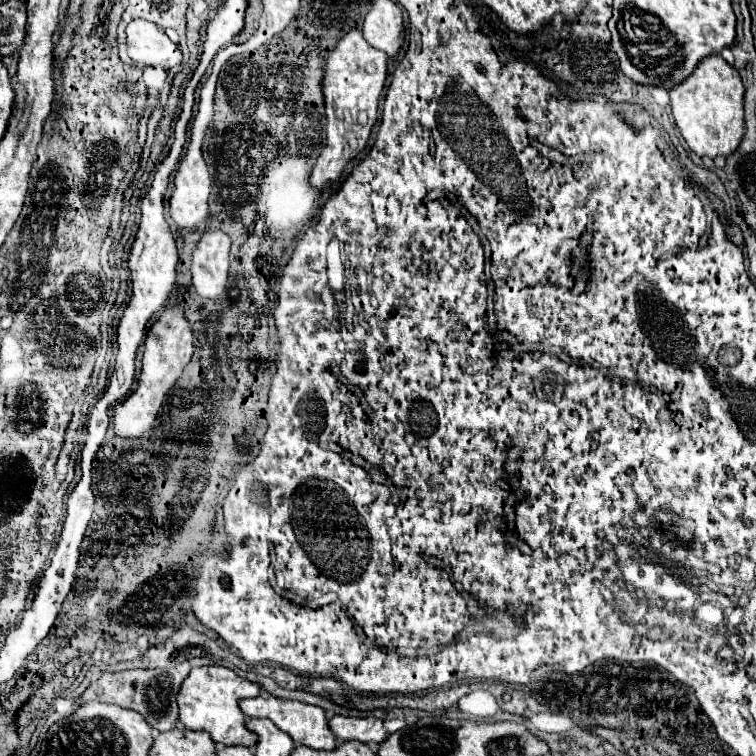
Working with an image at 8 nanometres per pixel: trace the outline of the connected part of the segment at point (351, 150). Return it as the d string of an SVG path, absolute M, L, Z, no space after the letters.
M361 28L349 30L335 46L327 58L323 94L325 94L325 112L327 112L327 144L321 156L315 162L311 172L311 186L323 188L329 182L337 182L347 166L357 154L367 146L373 124L377 122L379 96L383 92L387 78L387 54L369 46L363 38Z

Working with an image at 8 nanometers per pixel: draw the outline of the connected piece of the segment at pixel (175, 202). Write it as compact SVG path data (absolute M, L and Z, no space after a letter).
M181 162L173 178L173 194L169 198L169 216L179 228L197 228L209 218L209 196L211 196L211 176L205 162Z

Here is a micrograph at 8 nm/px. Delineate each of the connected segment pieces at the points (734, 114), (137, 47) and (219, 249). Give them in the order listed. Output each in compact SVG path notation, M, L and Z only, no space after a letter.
M719 54L705 56L685 82L669 90L671 112L687 146L703 156L729 156L743 138L743 84L739 72Z
M135 18L127 26L127 52L135 64L161 66L165 70L181 64L181 50L155 24Z
M207 230L191 260L193 286L203 298L219 298L229 286L229 236L223 230Z

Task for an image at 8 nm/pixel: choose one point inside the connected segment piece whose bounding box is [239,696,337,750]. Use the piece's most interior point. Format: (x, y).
(307, 725)

